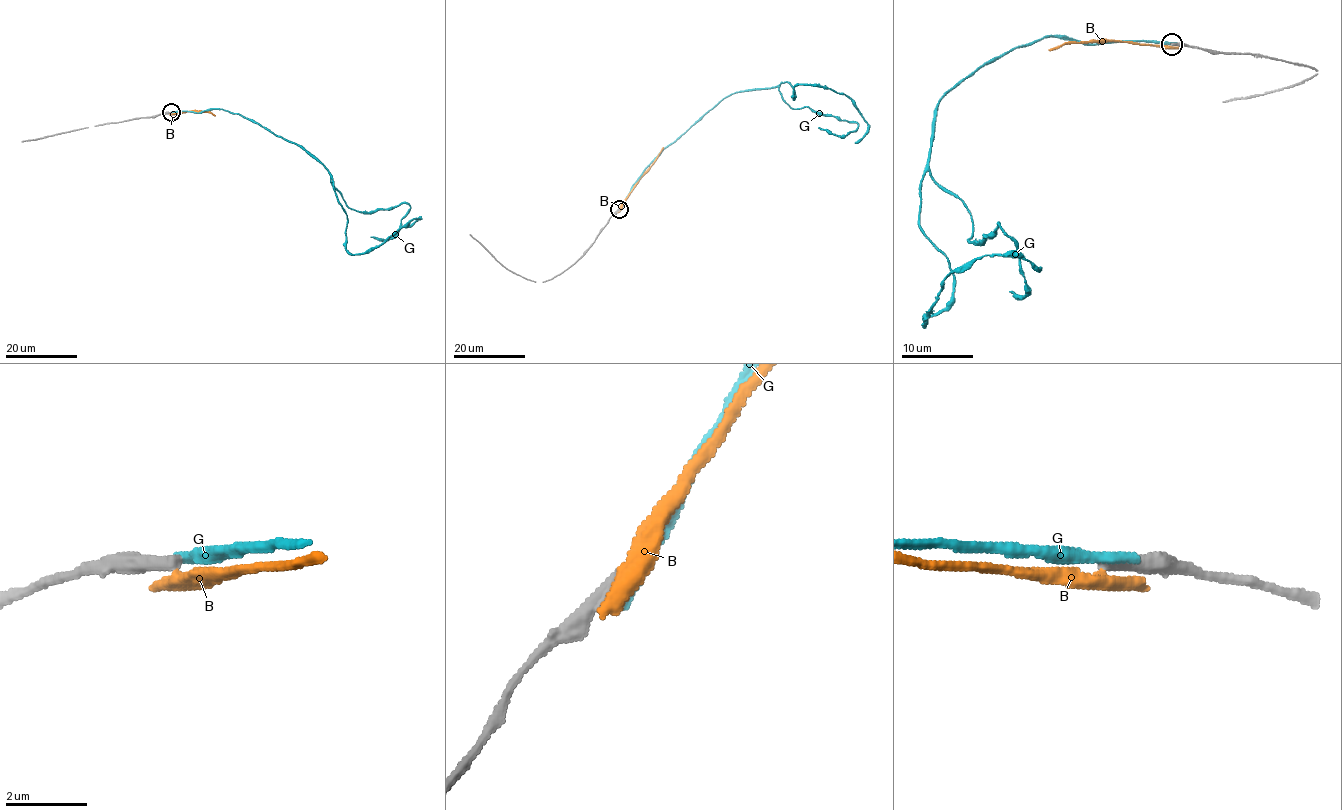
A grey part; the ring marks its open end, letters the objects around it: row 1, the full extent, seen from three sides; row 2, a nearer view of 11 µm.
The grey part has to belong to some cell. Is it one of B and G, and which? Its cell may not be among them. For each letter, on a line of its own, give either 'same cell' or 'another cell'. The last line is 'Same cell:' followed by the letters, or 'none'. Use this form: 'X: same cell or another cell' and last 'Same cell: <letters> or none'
B: another cell
G: another cell
Same cell: none

